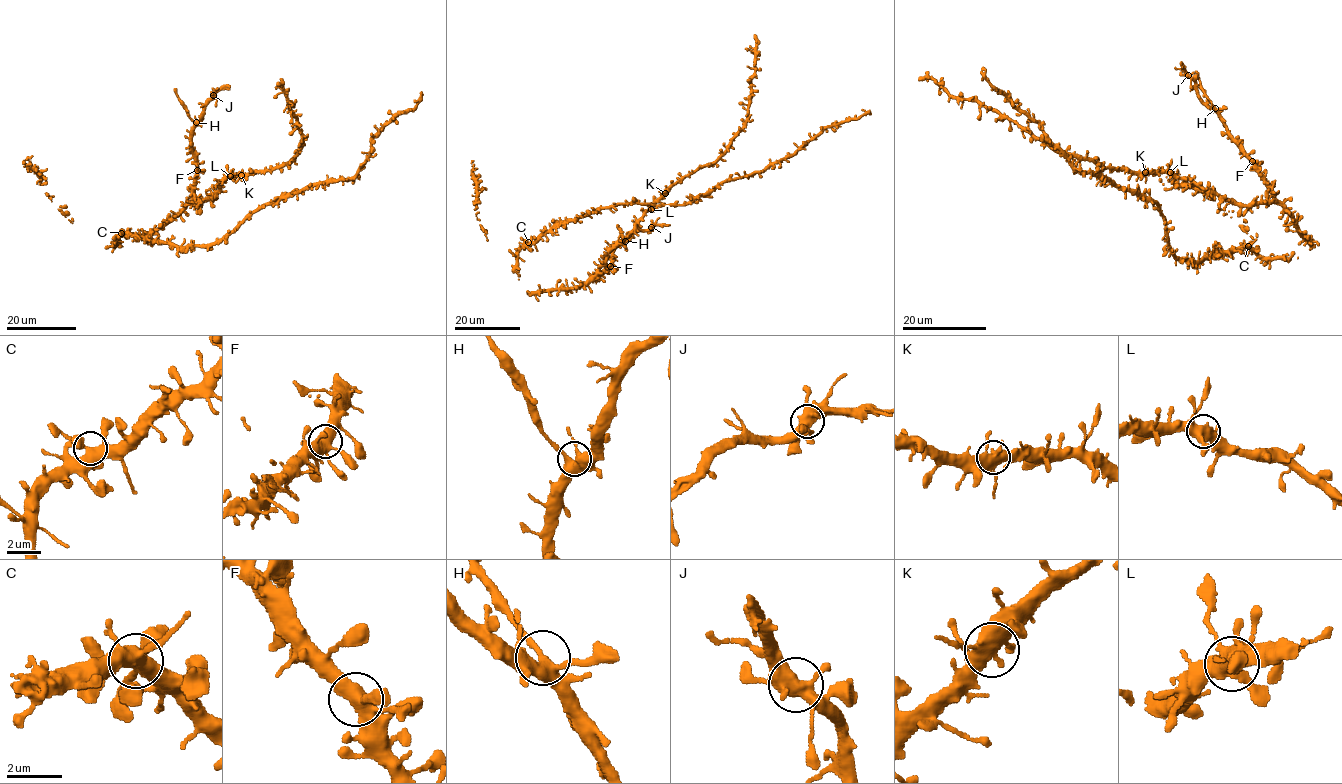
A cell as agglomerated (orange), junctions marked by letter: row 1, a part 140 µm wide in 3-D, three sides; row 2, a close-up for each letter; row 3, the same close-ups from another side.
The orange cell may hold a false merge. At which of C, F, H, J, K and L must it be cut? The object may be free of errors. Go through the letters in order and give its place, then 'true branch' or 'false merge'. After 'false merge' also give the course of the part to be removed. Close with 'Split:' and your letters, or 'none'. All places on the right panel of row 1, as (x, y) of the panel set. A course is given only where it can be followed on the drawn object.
C: (1248, 246) | true branch
F: (1252, 161) | true branch
H: (1215, 108) | true branch
J: (1188, 75) | true branch
K: (1145, 172) | true branch
L: (1170, 172) | true branch
Split: none

